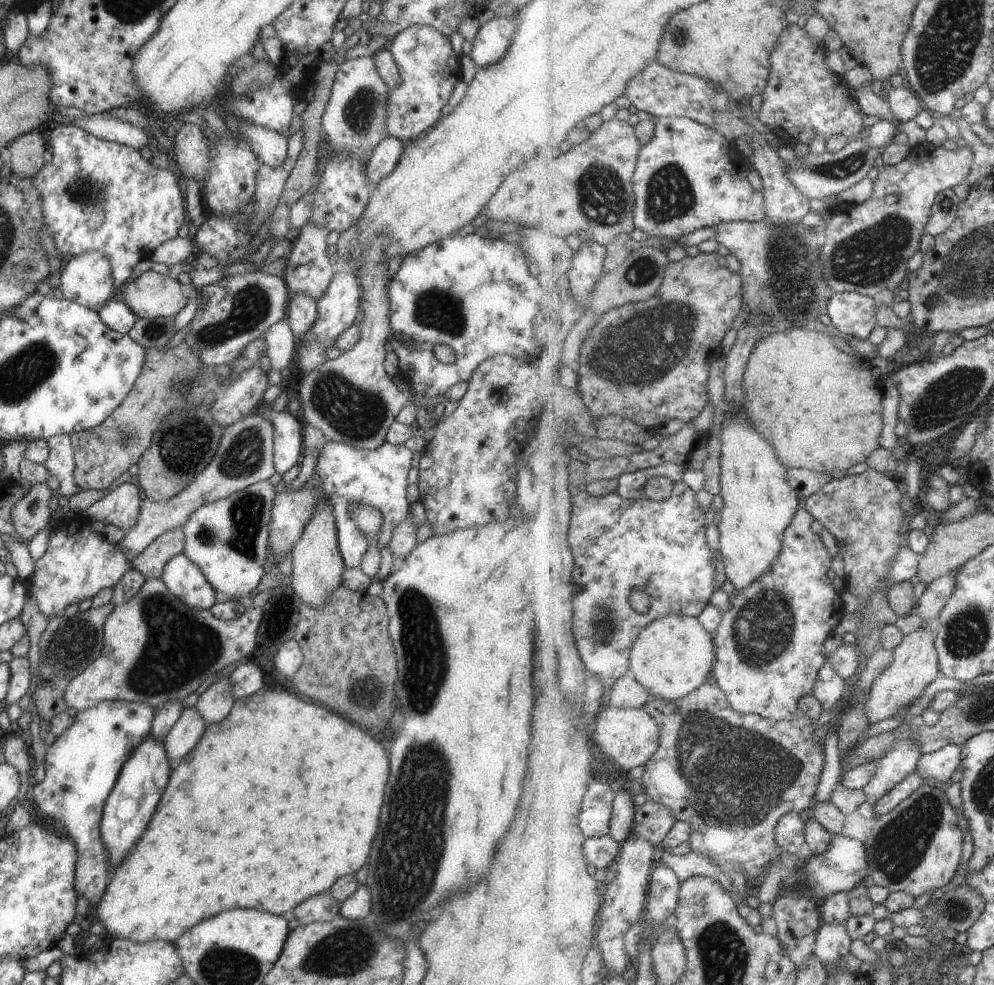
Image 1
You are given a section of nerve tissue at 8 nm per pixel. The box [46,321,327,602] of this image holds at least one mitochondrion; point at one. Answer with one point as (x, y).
(186, 381)

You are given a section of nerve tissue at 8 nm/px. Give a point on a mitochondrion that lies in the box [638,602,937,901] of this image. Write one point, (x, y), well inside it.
(735, 779)

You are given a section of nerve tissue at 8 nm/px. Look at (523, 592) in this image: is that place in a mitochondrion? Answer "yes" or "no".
no

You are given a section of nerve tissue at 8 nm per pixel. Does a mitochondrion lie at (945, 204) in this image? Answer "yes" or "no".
yes

